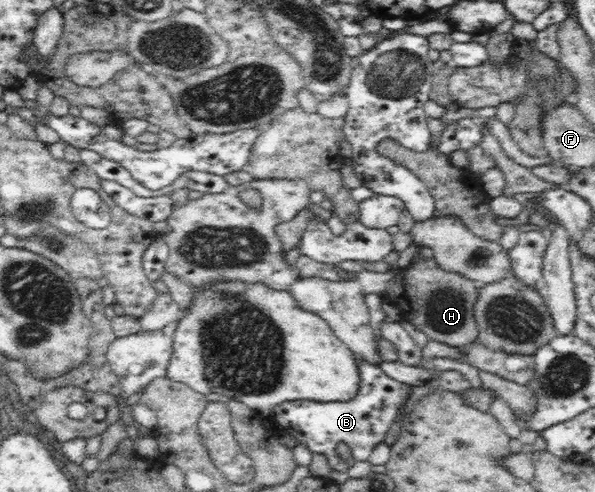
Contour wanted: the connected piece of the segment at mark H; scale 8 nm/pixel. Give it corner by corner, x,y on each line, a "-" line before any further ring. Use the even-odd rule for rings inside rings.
406,267
396,271
395,282
388,287
386,299
399,308
402,319
423,331
431,340
460,348
476,341
479,327
473,305
478,297
478,283
457,272
439,267

